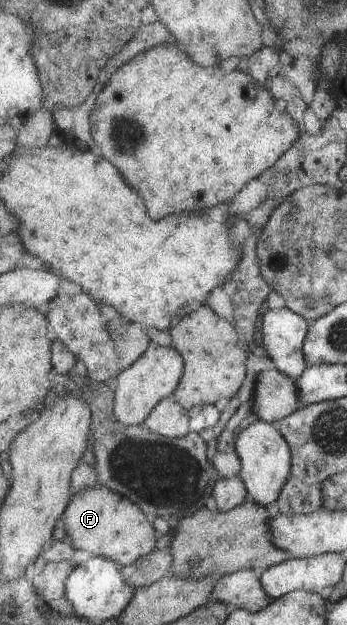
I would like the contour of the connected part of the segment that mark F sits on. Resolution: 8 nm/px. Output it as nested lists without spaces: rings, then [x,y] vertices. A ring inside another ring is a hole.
[[[104,485],[73,493],[62,520],[66,536],[71,537],[75,549],[83,549],[96,557],[114,560],[122,566],[131,566],[156,549],[156,531],[145,511],[127,497]]]

